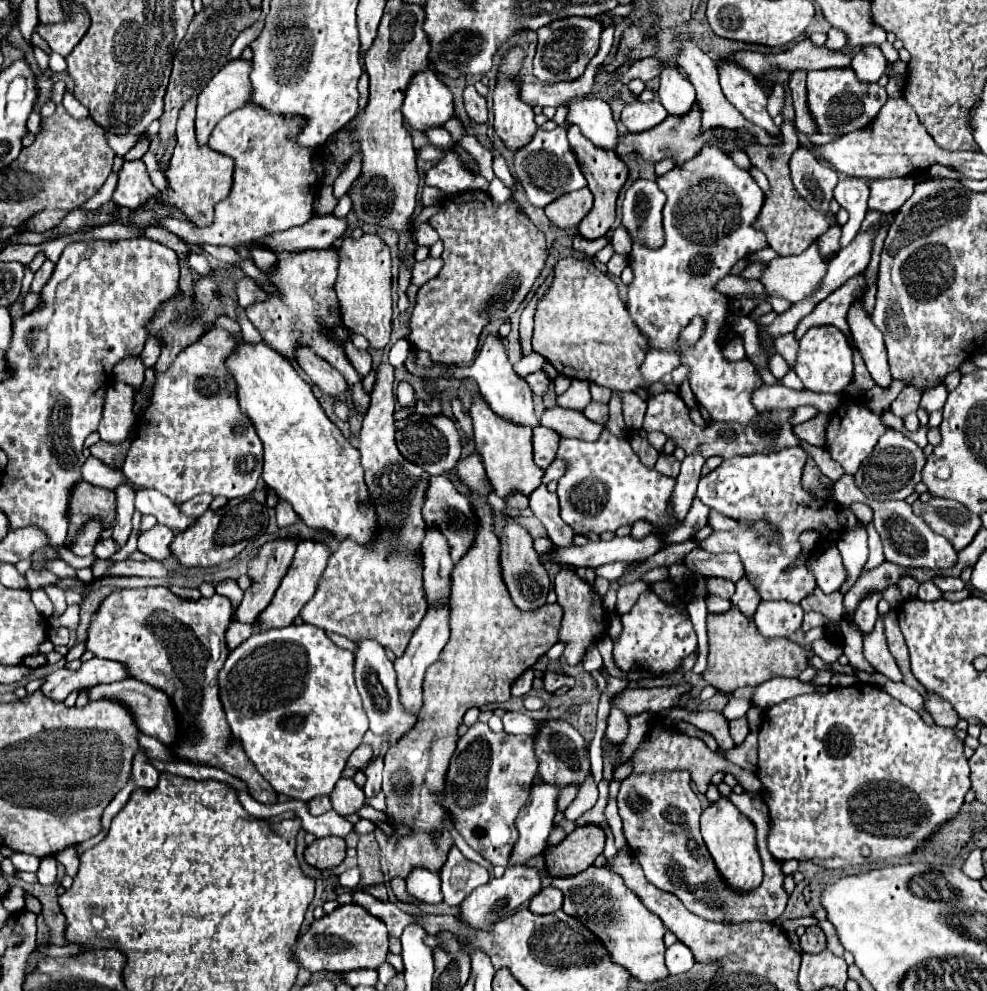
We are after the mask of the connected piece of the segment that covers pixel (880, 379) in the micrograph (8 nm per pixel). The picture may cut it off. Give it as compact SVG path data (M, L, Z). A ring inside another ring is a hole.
M862 299L854 301L854 305L850 307L848 325L850 325L850 331L852 331L854 345L858 347L870 377L876 381L878 387L888 389L890 383L892 383L892 375L890 375L890 369L888 369L884 337L878 331L878 327L874 327L872 319L866 315L866 311L862 307Z

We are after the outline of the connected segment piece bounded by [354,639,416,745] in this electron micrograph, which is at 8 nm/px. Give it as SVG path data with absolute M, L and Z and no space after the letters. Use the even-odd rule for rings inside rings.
M358 639L356 653L354 653L354 677L360 697L364 701L366 715L370 719L370 731L378 737L390 733L390 745L394 745L408 729L414 727L416 717L408 713L398 701L398 687L396 687L396 671L392 661L386 655L386 649L376 639Z

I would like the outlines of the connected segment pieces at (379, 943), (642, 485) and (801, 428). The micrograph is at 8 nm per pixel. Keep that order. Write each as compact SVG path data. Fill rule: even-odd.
M350 903L340 905L336 911L324 915L322 919L314 919L312 925L304 935L300 935L300 941L296 941L294 949L318 949L318 973L320 971L348 971L348 969L376 969L384 963L388 953L388 931L386 925L372 917L364 907Z
M608 429L600 435L600 439L588 443L580 439L560 439L558 459L564 459L566 473L558 481L558 497L560 497L560 515L576 533L604 533L616 531L622 525L632 525L640 519L658 527L658 523L666 523L666 511L670 511L670 495L674 491L674 477L664 477L652 467L642 465L638 455L634 453L628 435L616 437Z
M818 413L812 419L794 426L794 434L801 440L817 447L823 447L823 436L830 415Z

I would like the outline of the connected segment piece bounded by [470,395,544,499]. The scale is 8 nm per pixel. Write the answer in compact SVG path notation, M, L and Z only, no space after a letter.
M480 395L474 399L470 407L470 417L474 421L476 451L482 455L494 493L502 499L508 499L514 493L530 497L530 493L542 483L542 475L544 475L544 471L532 459L532 429L500 419L490 411L490 407L486 407Z

